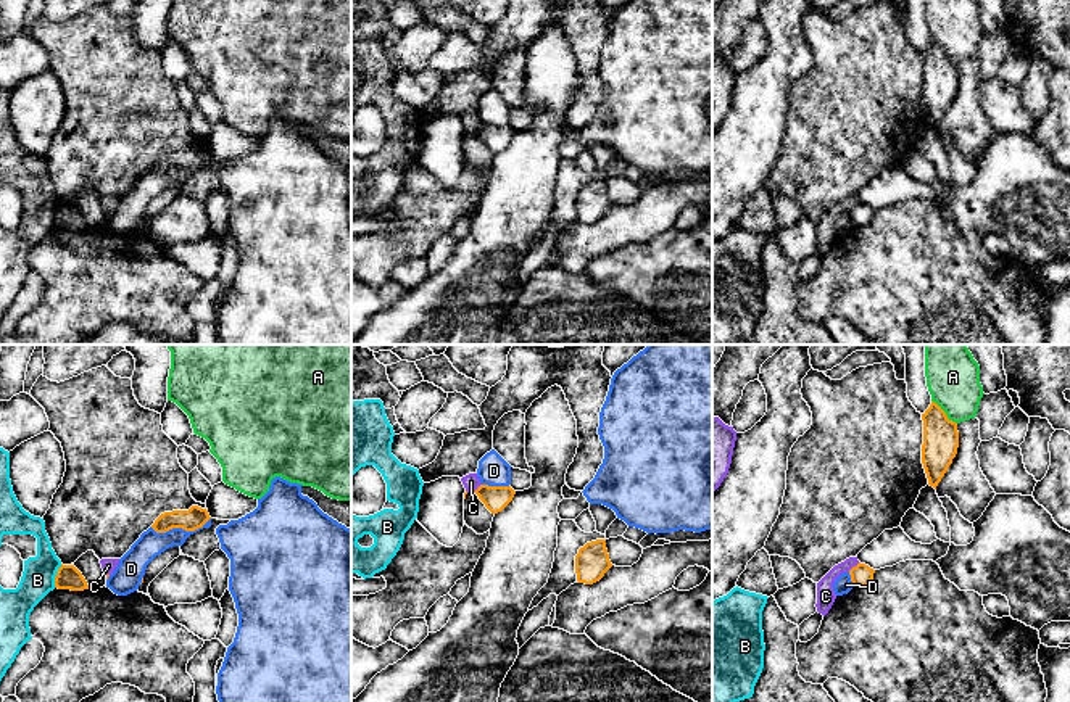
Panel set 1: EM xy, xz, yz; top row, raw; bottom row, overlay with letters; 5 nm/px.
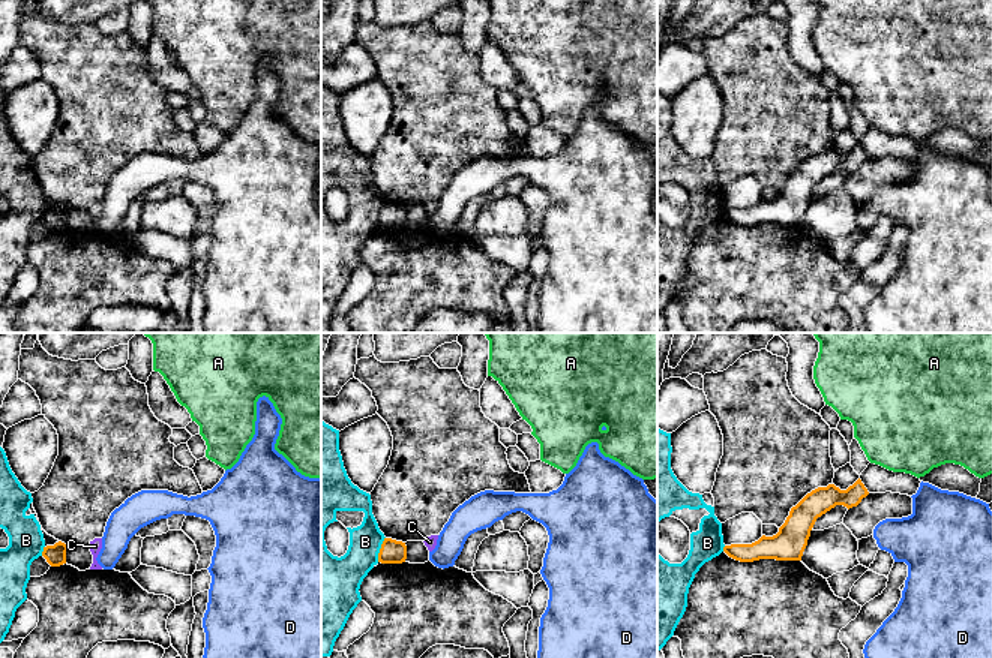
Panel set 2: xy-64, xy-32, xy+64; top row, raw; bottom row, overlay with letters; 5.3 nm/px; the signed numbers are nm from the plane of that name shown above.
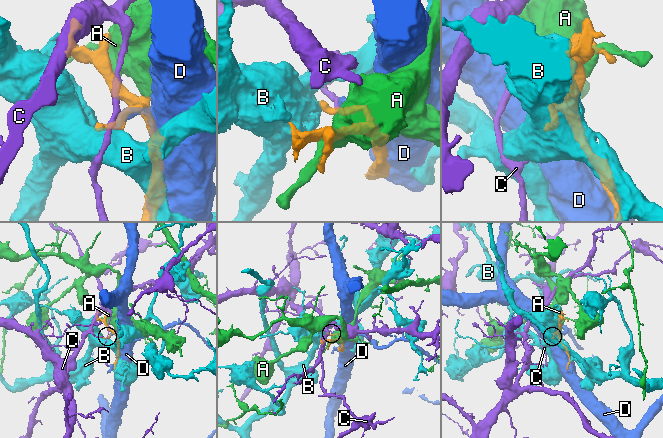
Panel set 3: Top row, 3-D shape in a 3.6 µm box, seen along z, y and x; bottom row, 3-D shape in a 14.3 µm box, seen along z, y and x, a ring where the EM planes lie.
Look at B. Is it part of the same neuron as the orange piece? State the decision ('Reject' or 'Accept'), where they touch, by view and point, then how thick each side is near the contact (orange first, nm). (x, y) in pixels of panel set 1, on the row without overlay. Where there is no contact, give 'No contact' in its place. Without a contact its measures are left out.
Reject. Touches orange at xy (57, 214). Thickness 120 nm (orange) against 170 nm

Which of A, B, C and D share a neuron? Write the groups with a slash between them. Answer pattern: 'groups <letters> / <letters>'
groups A / B / C / D

